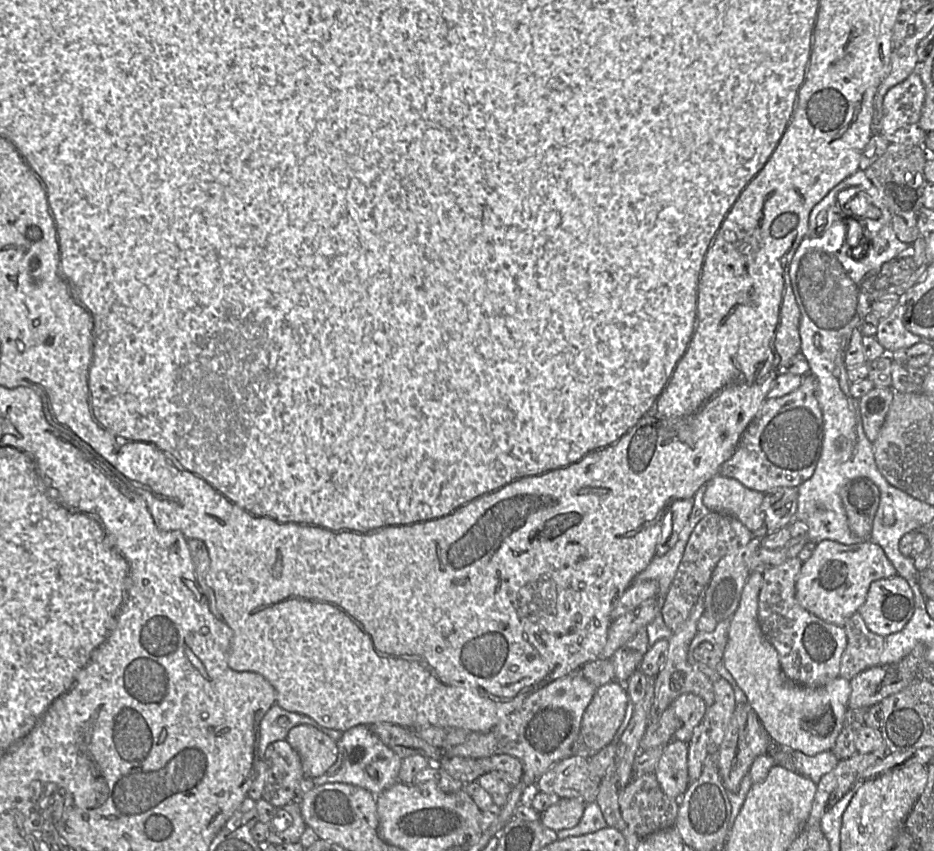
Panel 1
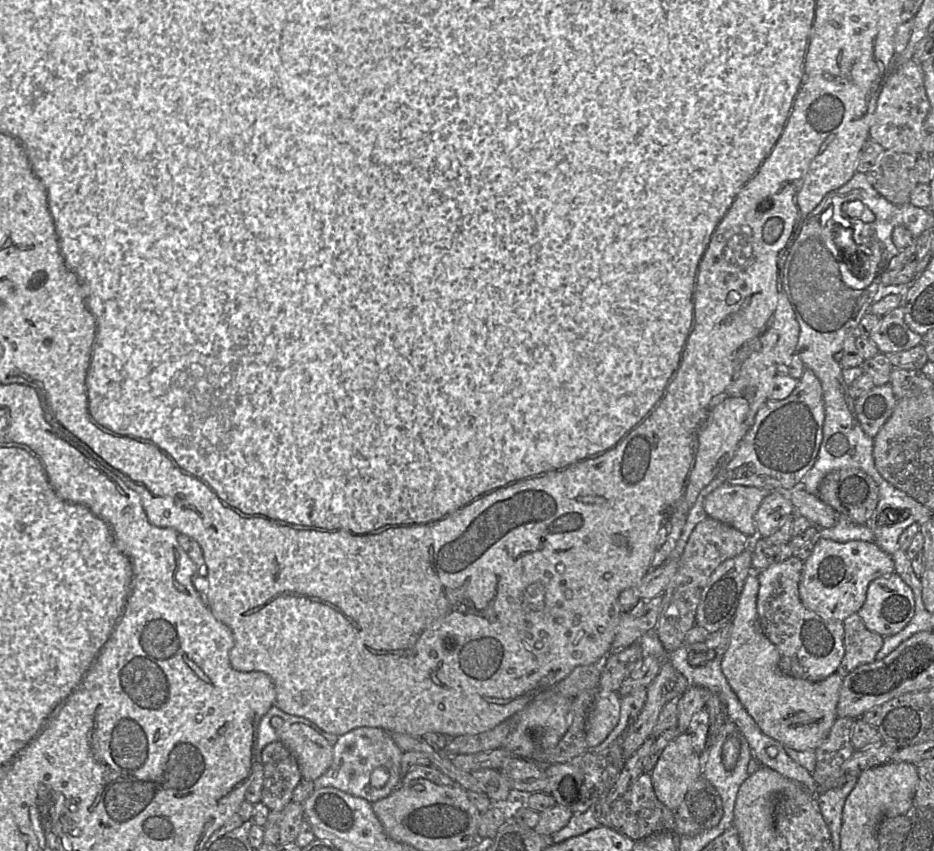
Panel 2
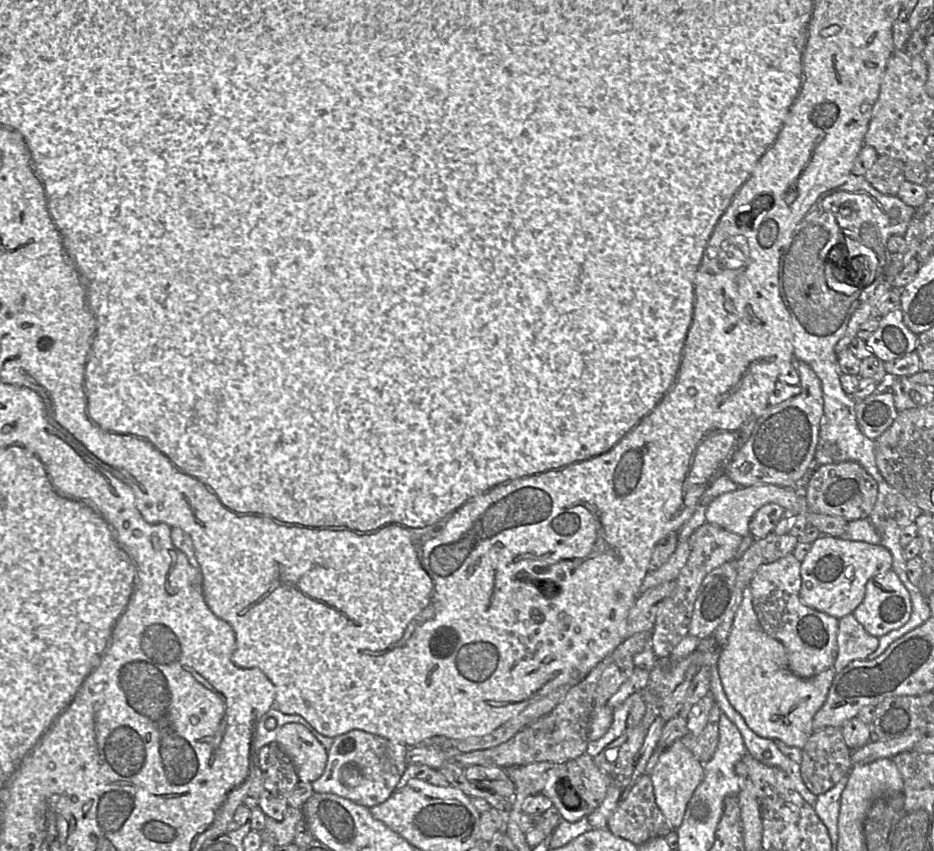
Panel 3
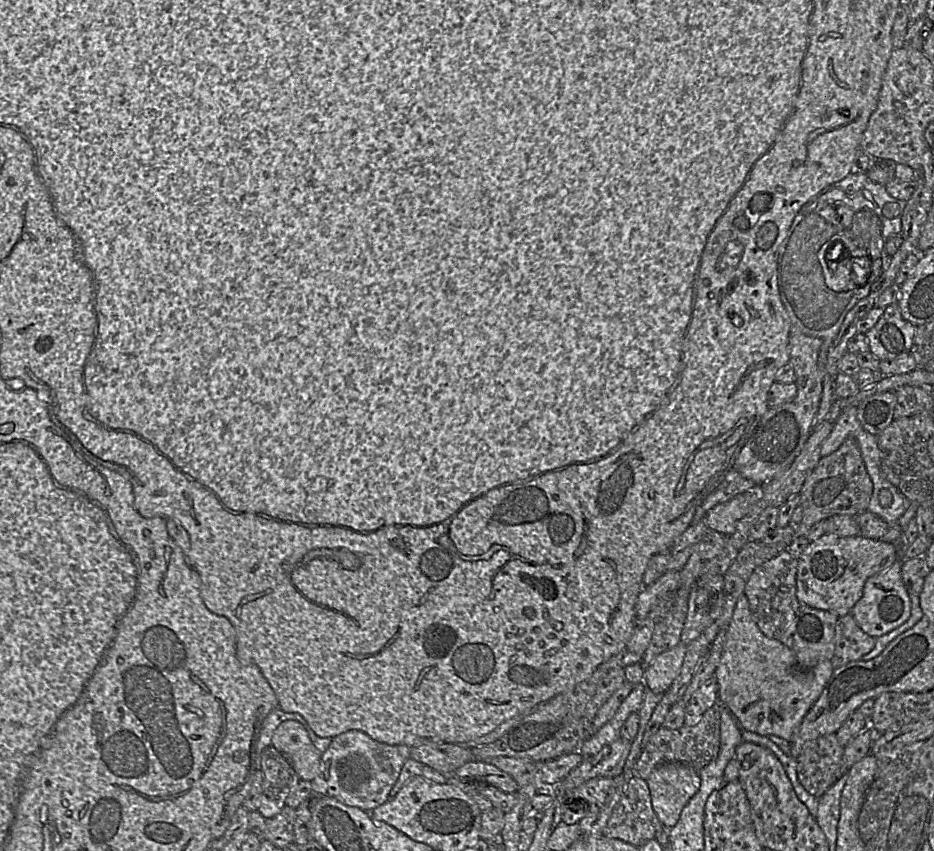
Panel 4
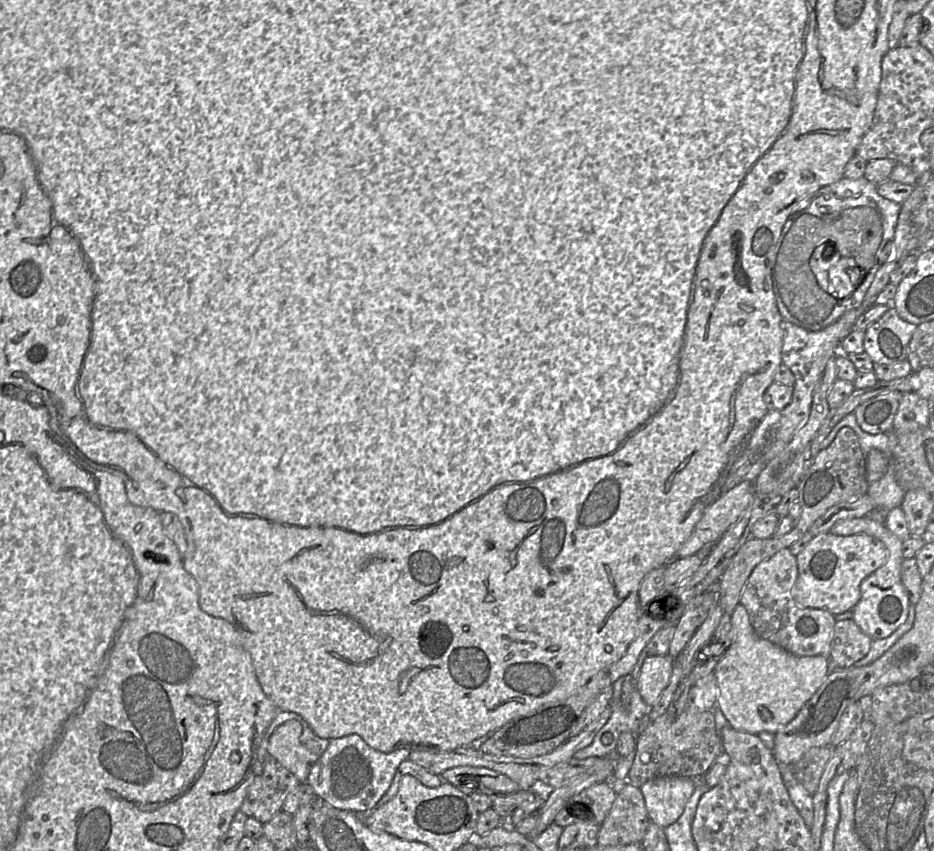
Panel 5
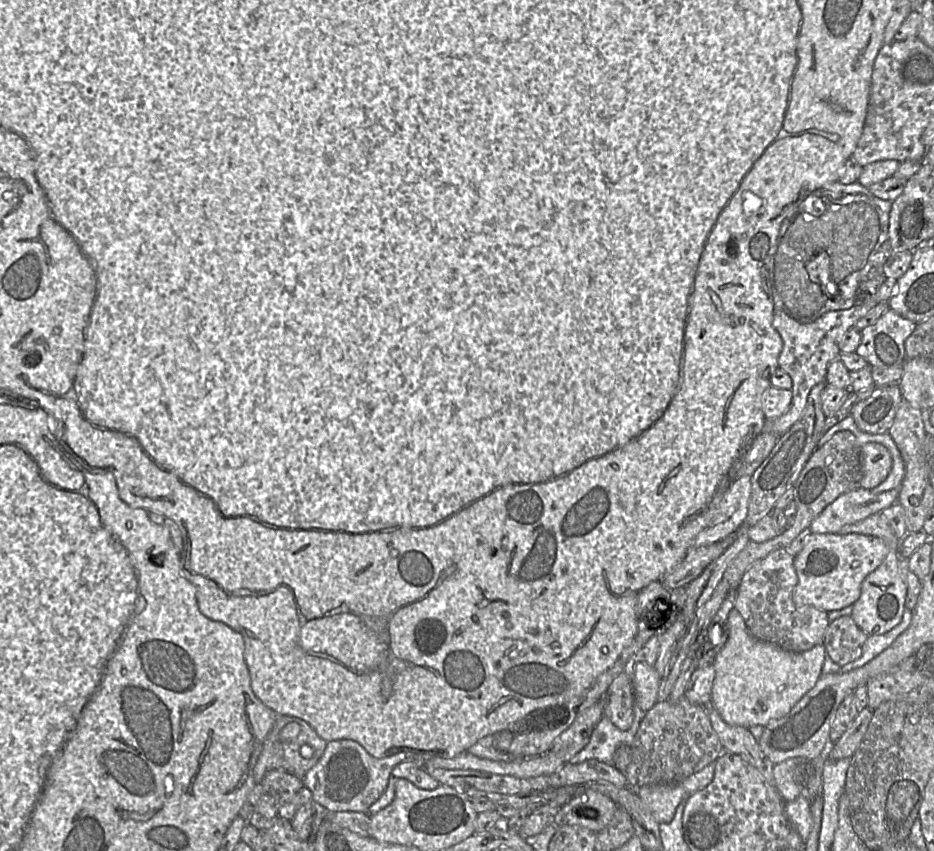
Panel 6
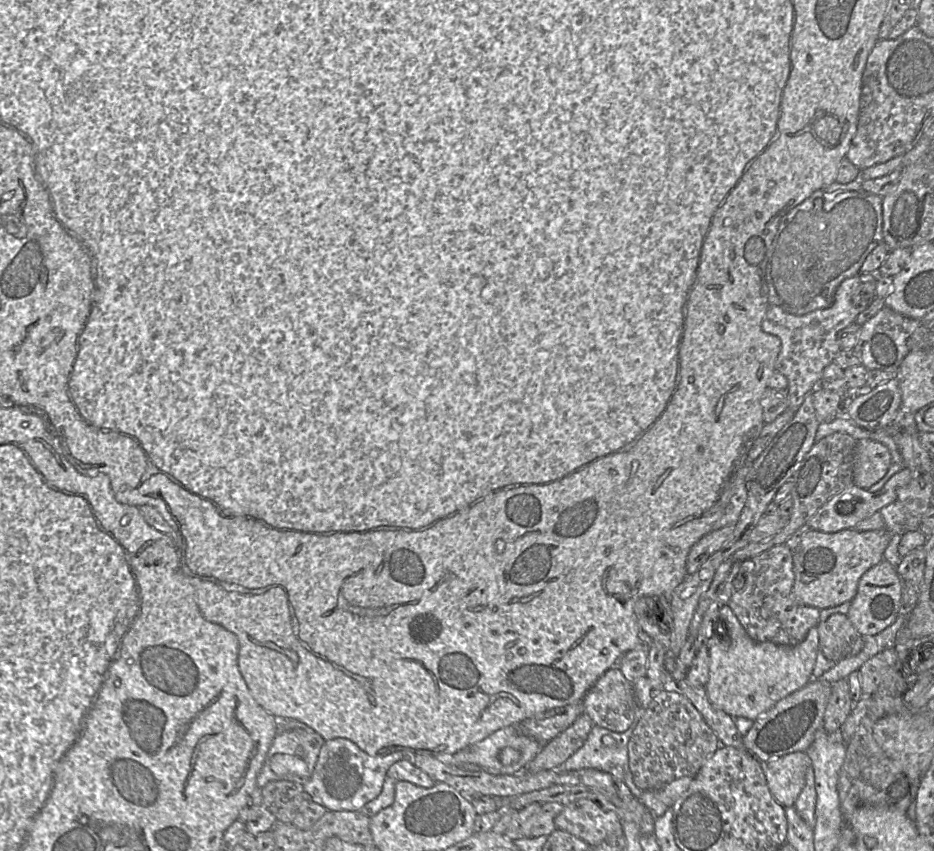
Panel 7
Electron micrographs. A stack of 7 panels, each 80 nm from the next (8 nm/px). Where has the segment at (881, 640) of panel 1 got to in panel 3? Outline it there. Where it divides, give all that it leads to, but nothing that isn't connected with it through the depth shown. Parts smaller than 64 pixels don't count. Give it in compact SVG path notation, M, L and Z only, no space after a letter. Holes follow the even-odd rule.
M853 614L838 620L838 653L834 662L837 672L855 660L866 660L879 645L879 638L869 634Z

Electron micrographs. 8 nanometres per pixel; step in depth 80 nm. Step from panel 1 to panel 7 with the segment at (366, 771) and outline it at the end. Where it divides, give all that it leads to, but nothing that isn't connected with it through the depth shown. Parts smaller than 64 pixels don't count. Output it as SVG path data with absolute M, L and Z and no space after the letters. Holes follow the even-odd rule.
M349 739L326 740L320 749L312 775L303 784L304 791L312 797L313 802L325 806L330 811L360 811L366 803L375 799L381 793L389 767L402 759L406 759L407 754L414 753L397 751L386 756L374 757L362 751Z

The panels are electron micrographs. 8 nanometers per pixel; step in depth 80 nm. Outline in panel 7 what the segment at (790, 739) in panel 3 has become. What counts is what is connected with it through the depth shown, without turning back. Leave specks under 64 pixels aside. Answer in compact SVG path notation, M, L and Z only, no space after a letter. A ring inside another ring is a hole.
M728 605L720 609L720 619L724 622L725 631L714 636L707 643L710 664L709 680L705 685L705 691L716 708L731 717L746 717L754 721L778 701L806 686L813 679L812 673L820 650L817 627L811 628L806 638L799 644L786 646L754 641Z

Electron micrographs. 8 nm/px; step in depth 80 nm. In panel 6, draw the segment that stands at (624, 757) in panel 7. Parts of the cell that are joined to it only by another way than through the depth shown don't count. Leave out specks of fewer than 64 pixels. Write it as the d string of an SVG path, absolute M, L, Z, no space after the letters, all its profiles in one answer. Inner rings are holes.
M634 705L634 721L626 730L617 728L607 717L602 719L594 727L587 745L576 753L570 764L579 764L587 760L596 759L600 762L613 765L615 752L622 745L632 746L640 723L646 712Z

